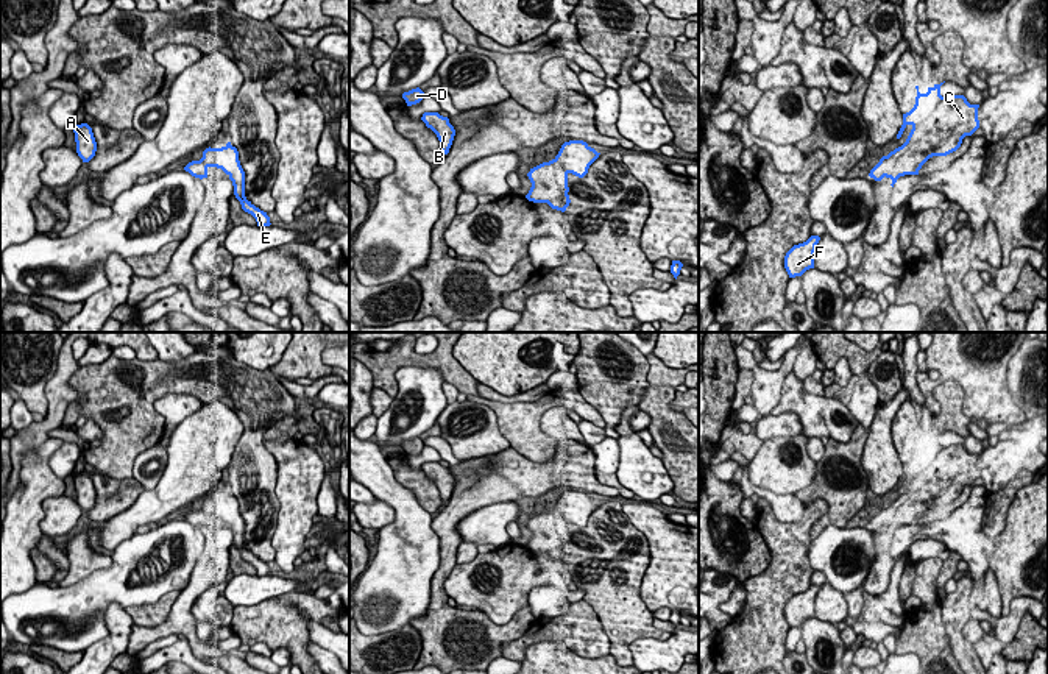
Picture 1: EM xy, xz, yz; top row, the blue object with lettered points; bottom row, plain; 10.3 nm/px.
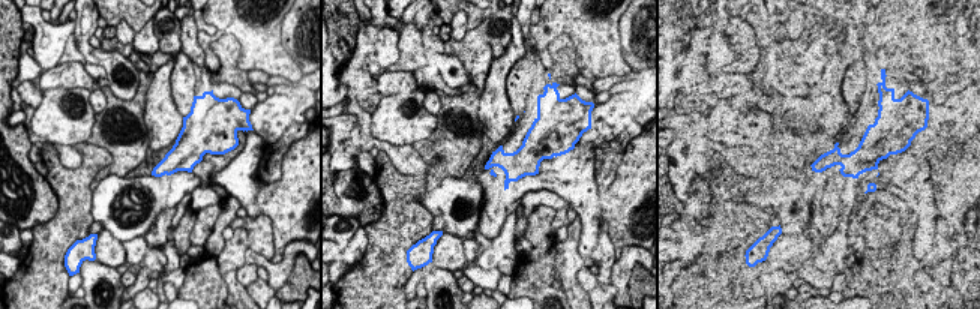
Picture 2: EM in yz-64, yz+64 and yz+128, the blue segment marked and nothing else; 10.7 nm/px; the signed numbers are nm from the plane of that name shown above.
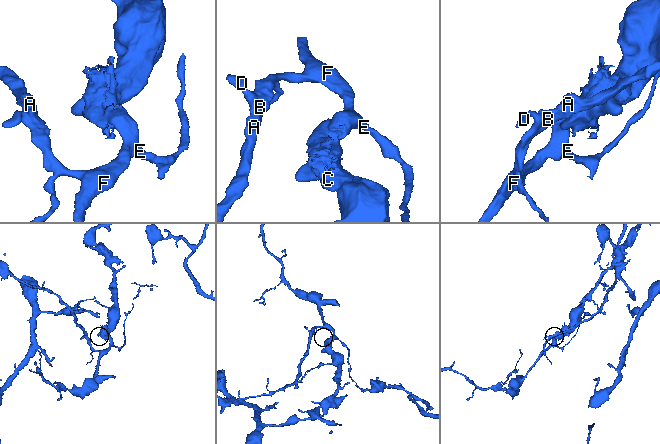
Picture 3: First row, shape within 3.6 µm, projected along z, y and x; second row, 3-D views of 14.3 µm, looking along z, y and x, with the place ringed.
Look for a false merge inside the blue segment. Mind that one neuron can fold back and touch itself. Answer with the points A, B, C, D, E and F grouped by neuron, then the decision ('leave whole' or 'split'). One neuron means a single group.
A B C D E F | leave whole

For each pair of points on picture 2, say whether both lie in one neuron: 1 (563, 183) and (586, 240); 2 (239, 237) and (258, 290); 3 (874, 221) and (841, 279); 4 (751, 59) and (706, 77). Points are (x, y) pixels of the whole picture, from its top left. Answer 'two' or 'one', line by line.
1: one
2: two
3: two
4: one

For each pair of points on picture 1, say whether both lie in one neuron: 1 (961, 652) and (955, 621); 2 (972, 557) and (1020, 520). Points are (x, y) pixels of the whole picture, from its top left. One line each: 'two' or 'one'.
1: one
2: two

